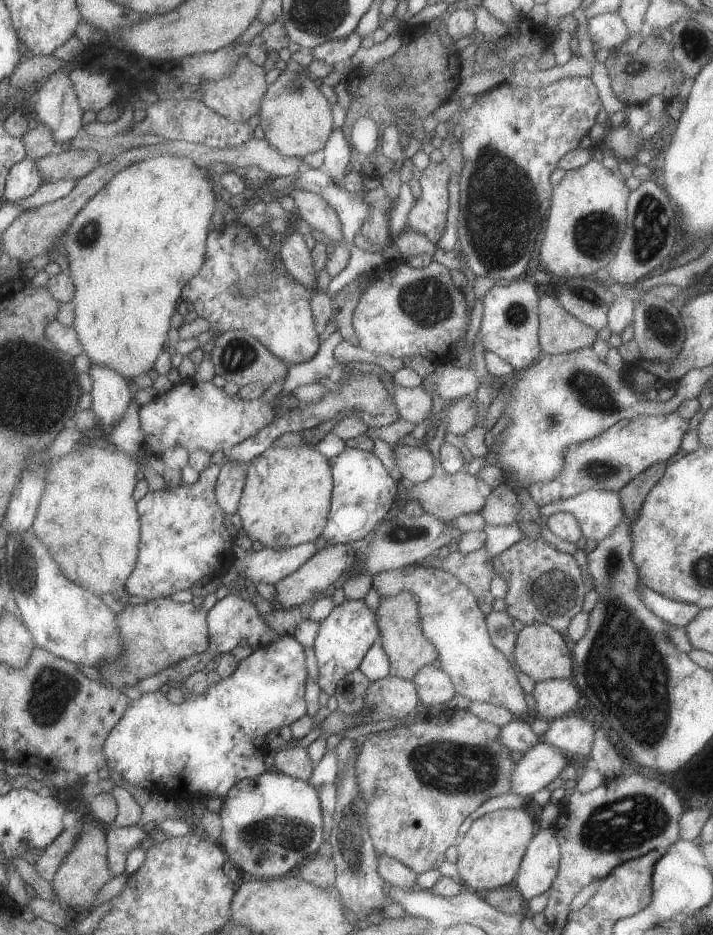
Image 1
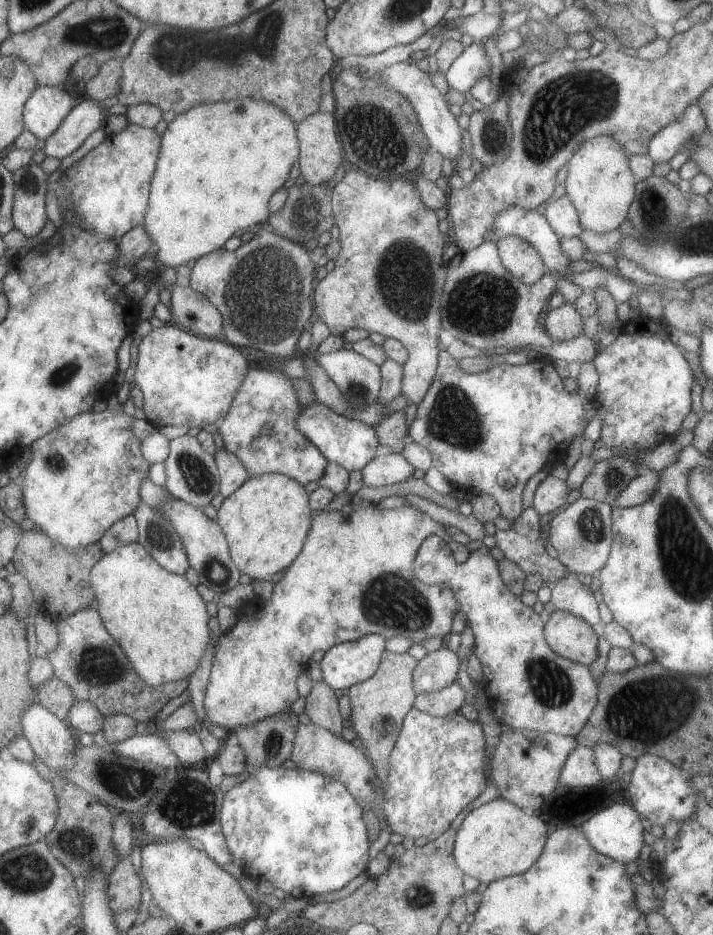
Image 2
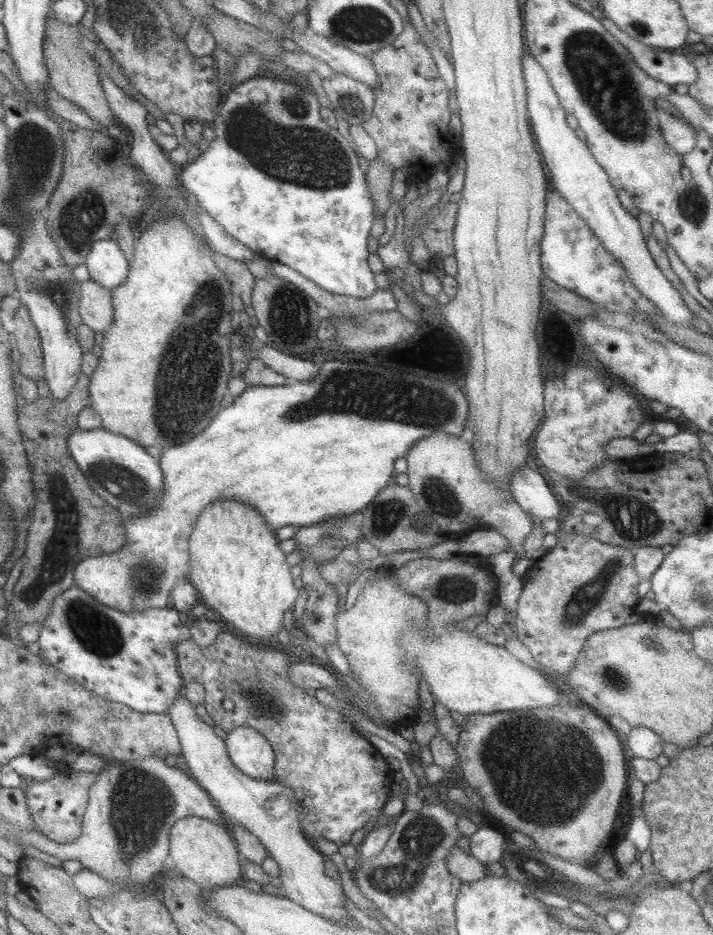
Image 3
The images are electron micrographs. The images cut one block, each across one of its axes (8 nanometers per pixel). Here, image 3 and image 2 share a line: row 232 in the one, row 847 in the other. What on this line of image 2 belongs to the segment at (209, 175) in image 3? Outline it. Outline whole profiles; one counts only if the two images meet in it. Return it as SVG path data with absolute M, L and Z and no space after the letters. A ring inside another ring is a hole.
M263 766L255 774L249 775L246 780L233 786L223 794L219 826L222 837L225 838L225 848L229 852L229 856L231 856L232 863L241 868L244 876L249 877L254 882L269 882L273 888L281 890L286 896L291 896L295 899L307 898L311 900L312 897L319 894L327 894L340 890L348 882L361 874L361 872L366 871L370 844L367 841L365 822L363 822L363 816L361 814L363 814L362 809L355 802L355 798L349 794L347 788L341 782L338 782L335 778L331 778L331 776L324 776L317 772L303 771L298 767L293 770L285 770L281 766L277 766L277 768Z

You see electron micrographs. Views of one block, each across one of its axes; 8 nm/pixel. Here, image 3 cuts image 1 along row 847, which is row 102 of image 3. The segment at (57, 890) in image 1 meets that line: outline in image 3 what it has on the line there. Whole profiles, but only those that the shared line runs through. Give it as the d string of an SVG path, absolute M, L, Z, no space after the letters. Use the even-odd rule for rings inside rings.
M53 16L47 17L42 57L47 67L49 86L59 96L79 106L91 119L105 128L113 129L118 124L108 107L99 82L99 75L97 75L98 65L93 58L91 46L86 44L86 41L81 37L79 23L63 24Z

